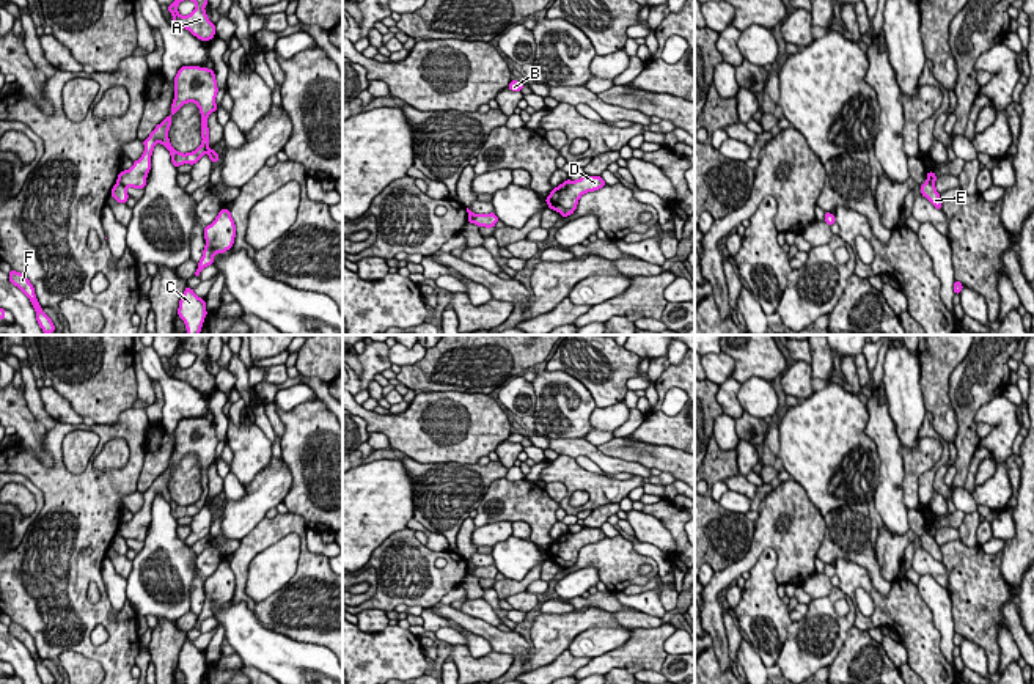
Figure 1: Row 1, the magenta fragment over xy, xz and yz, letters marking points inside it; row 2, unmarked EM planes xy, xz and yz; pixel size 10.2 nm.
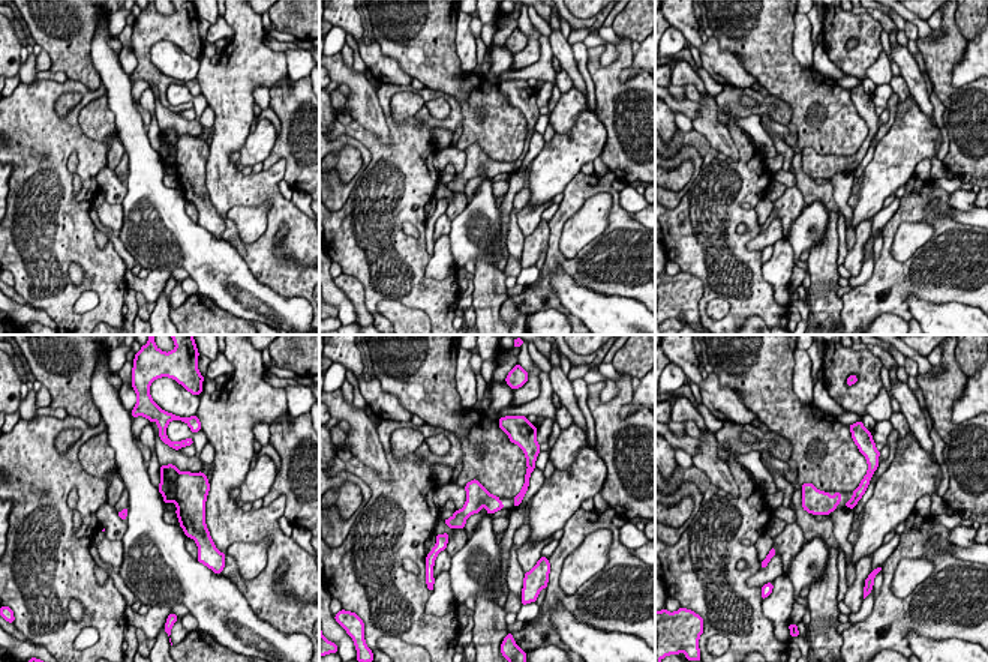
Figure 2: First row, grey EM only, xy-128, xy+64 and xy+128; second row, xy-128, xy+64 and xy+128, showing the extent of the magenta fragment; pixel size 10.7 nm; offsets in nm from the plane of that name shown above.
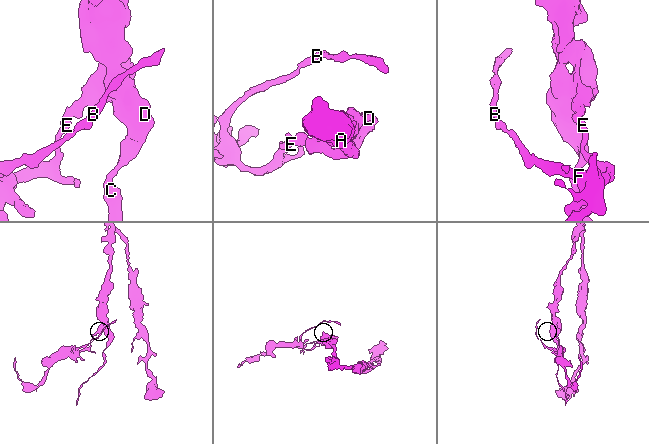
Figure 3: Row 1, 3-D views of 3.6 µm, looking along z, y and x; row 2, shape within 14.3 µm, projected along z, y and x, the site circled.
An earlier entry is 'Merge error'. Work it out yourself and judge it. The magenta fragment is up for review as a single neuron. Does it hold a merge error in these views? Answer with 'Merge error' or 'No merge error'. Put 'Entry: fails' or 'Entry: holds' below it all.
Merge error
Entry: holds

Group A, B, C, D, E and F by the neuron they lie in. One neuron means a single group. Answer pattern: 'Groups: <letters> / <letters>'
Groups: A C D / B E F

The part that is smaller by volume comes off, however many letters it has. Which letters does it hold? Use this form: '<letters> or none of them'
B, E, F

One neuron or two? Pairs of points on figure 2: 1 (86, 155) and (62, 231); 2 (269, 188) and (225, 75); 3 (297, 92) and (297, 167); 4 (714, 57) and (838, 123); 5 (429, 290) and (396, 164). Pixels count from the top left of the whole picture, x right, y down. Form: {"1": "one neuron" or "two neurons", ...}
{"1": "one neuron", "2": "one neuron", "3": "one neuron", "4": "two neurons", "5": "one neuron"}

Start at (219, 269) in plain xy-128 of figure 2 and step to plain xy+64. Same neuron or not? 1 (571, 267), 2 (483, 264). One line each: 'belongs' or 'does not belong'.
1: does not belong
2: does not belong

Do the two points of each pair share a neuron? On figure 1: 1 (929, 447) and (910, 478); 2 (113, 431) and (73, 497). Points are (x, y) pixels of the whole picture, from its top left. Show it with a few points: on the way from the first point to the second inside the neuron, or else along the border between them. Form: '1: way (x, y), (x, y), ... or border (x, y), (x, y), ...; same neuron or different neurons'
1: way (924, 455), (913, 470); same neuron
2: way (99, 447), (90, 461), (90, 480); same neuron

